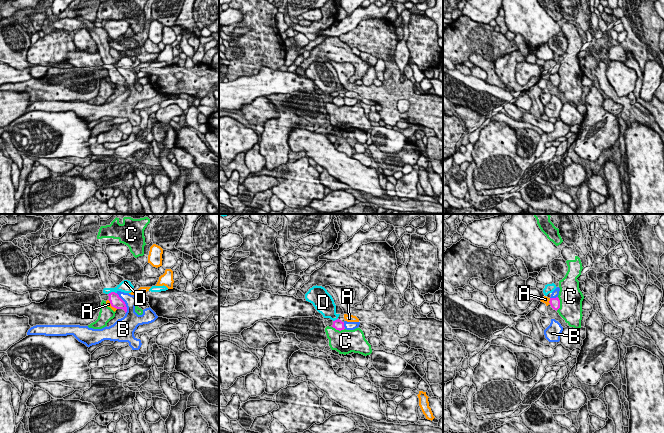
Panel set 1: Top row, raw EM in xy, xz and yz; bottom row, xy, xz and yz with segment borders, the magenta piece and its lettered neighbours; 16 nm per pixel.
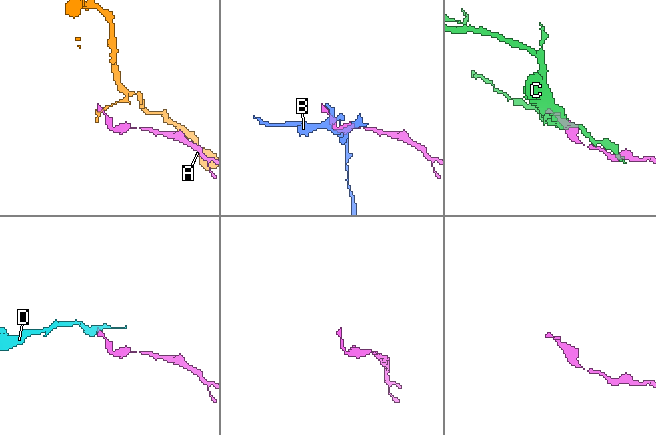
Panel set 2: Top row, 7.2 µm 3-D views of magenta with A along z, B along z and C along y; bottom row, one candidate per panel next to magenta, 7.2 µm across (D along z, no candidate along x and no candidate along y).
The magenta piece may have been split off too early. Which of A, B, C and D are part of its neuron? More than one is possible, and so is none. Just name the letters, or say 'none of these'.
D

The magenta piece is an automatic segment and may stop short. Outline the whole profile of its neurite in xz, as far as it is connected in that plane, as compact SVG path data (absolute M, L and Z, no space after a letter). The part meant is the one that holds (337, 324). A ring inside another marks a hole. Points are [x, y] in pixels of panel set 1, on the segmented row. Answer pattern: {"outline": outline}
{"outline": "M313 286L305 294L306 301L313 304L315 309L323 315L324 318L330 318L333 321L332 327L336 330L344 330L344 322L338 319L340 314L336 313L336 305L332 296L322 286Z"}

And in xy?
{"outline": "M124 280L115 288L104 288L103 293L109 296L109 301L112 307L116 309L123 309L125 313L127 312L127 307L125 302L119 297L117 294L118 291L124 293L131 293L134 286L131 284L130 281Z"}

